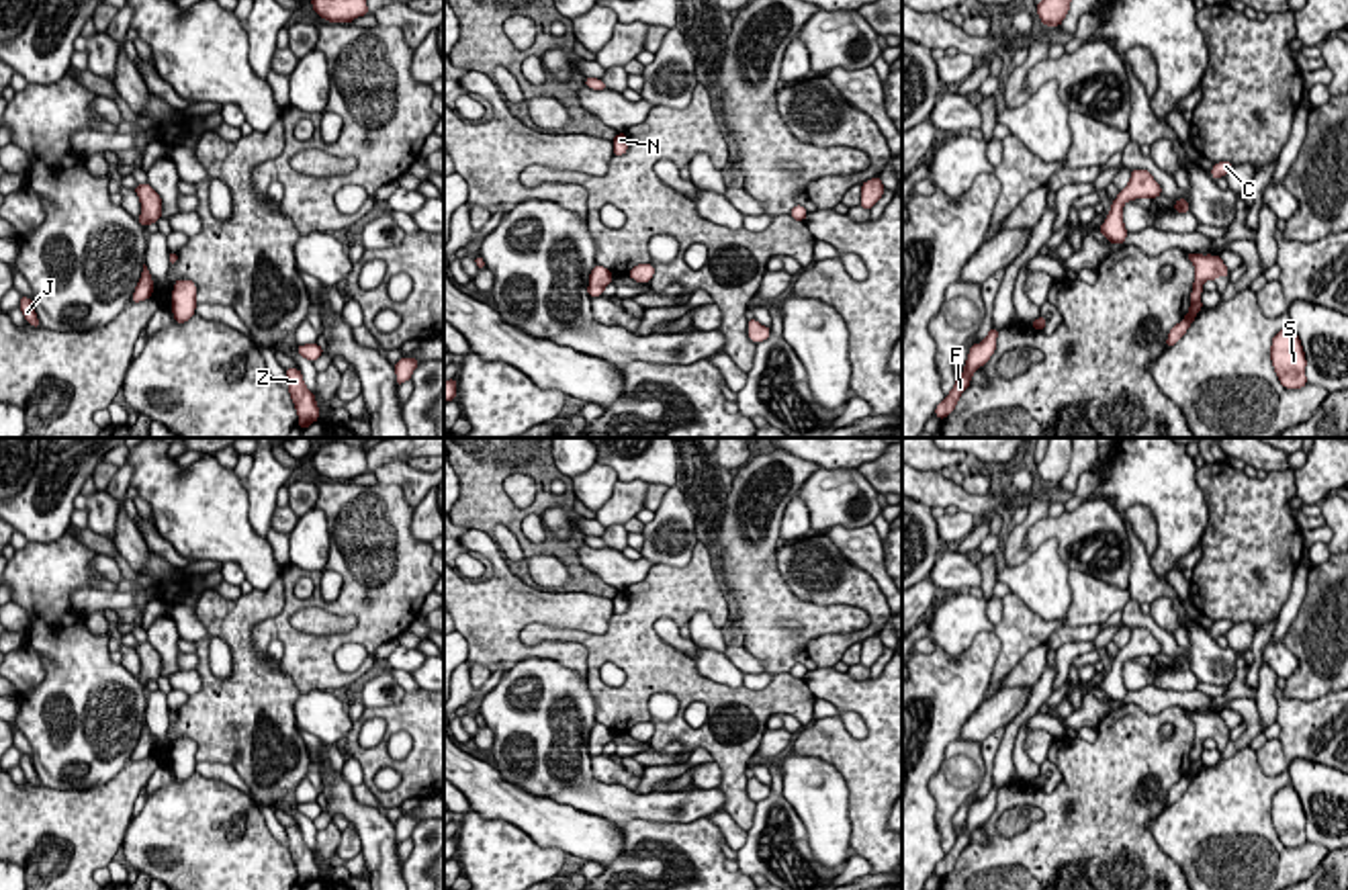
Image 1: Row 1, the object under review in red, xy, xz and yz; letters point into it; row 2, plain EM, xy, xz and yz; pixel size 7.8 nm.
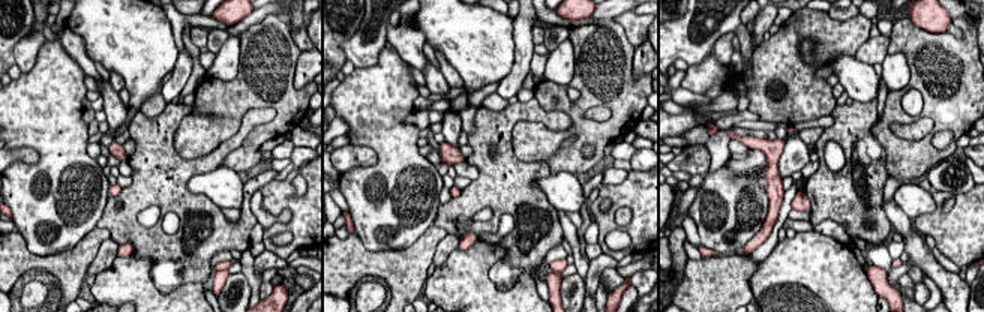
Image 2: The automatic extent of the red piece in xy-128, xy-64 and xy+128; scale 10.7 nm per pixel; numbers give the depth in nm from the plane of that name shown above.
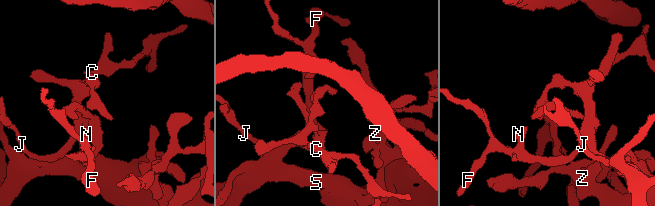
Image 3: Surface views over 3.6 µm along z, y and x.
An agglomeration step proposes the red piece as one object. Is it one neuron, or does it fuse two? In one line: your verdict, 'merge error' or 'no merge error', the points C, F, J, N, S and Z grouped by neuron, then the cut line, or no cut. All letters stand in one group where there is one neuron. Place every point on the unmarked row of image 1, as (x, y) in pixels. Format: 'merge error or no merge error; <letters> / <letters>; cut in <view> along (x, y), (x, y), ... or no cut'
no merge error; C F J N S Z; no cut

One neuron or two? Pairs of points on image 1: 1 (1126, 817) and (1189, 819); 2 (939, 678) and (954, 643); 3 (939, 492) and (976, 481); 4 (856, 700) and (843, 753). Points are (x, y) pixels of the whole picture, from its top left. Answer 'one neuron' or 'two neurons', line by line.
1: two neurons
2: two neurons
3: two neurons
4: one neuron

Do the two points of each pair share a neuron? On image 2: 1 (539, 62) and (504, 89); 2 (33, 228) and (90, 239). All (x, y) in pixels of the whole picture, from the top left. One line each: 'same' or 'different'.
1: different
2: different

